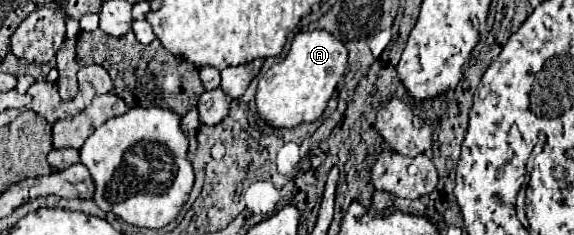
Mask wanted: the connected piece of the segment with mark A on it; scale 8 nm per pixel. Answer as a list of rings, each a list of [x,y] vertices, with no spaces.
[[[324,29],[296,33],[286,59],[272,65],[258,83],[258,113],[272,127],[296,127],[300,123],[312,123],[320,119],[338,81],[344,77],[346,67],[348,51],[334,35]]]

